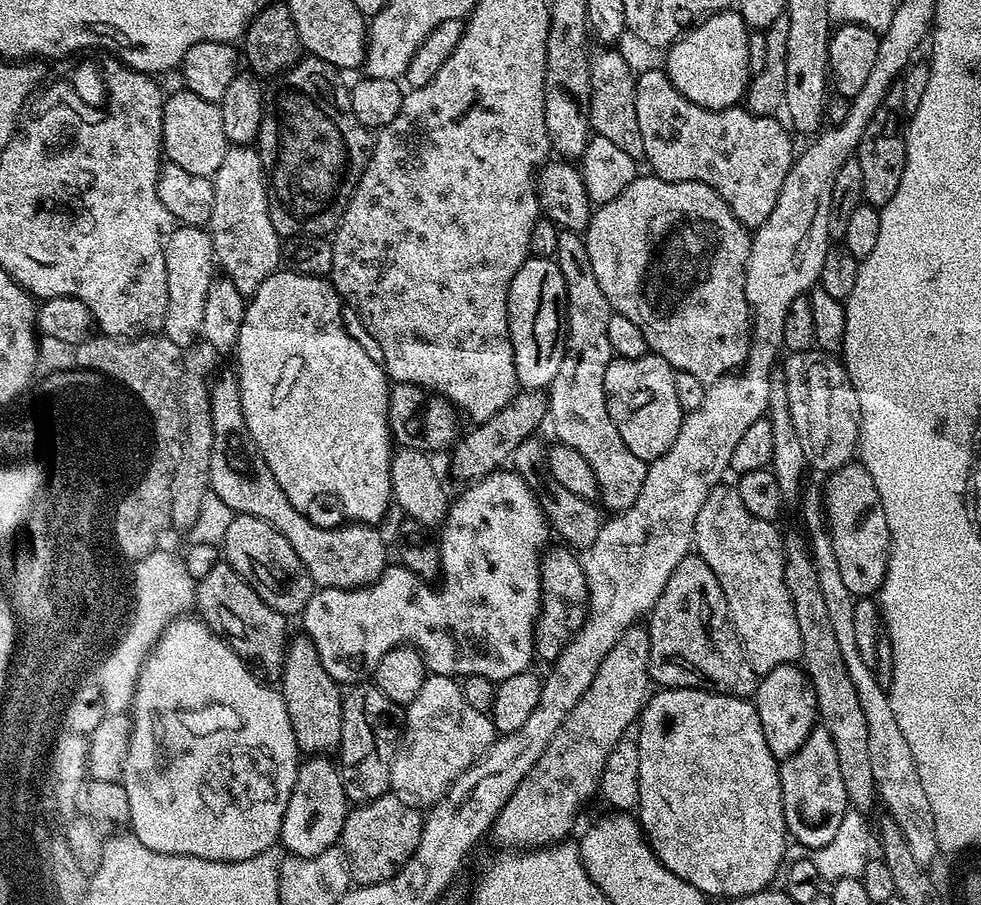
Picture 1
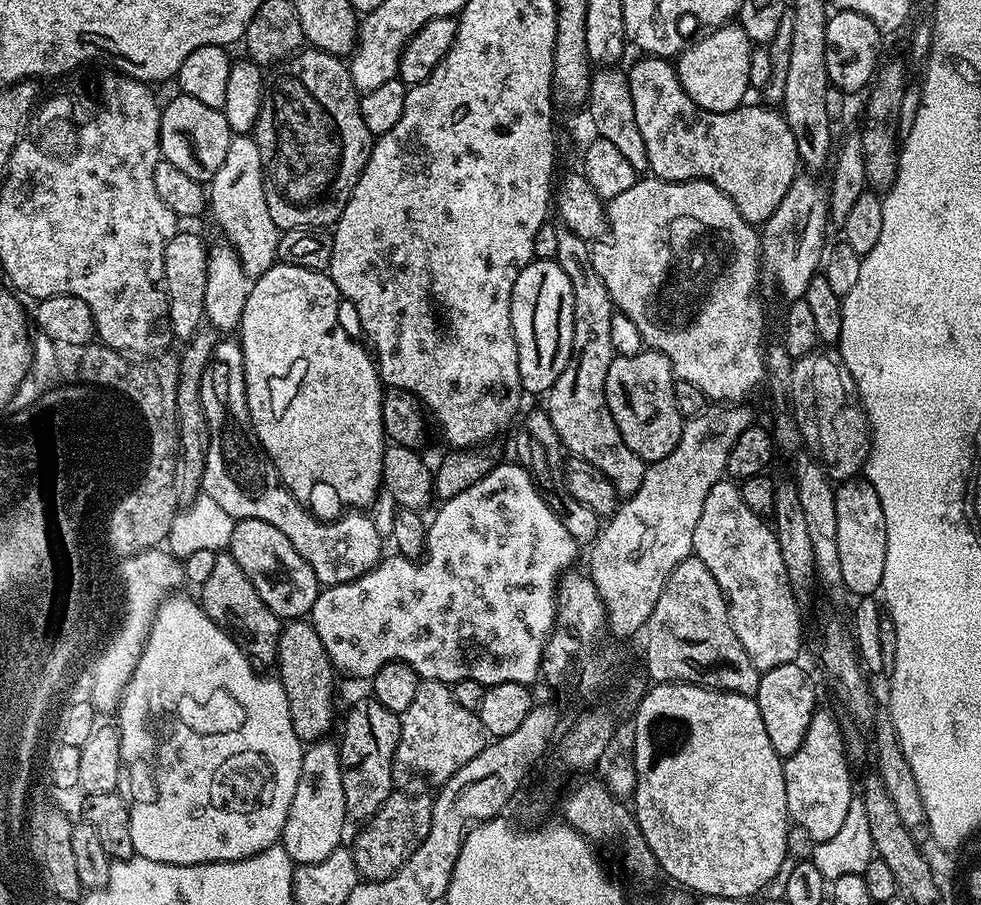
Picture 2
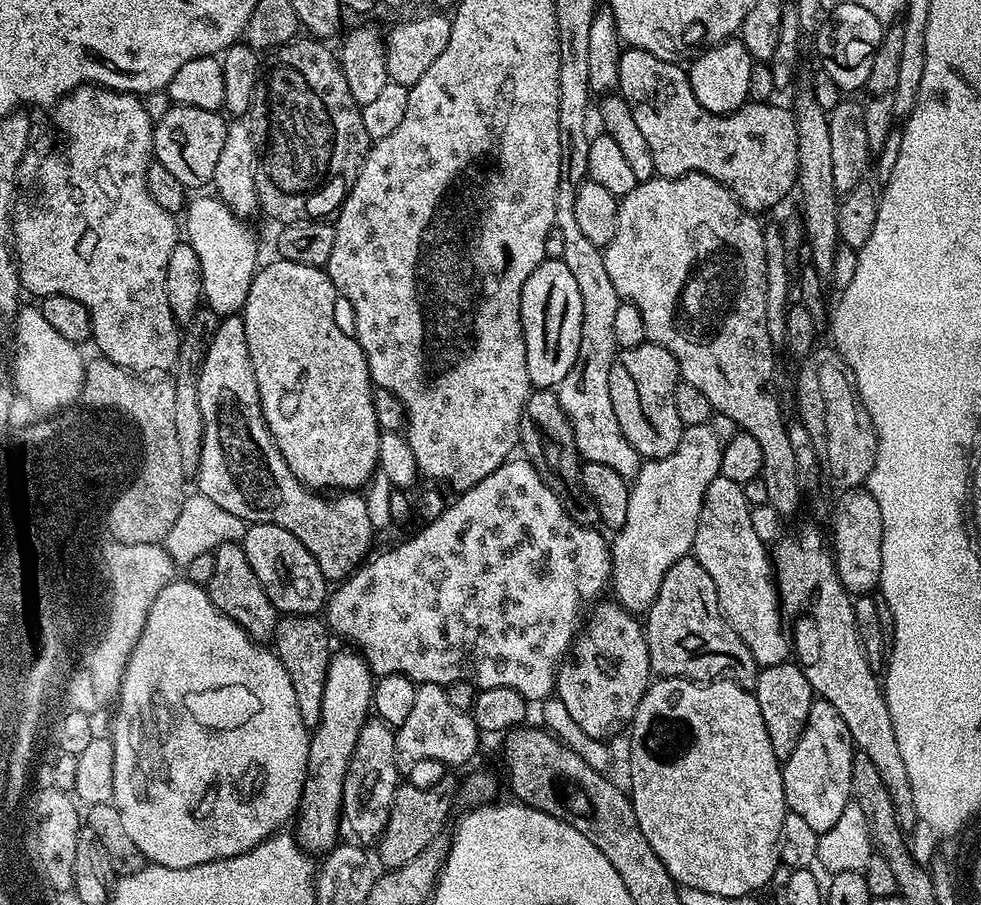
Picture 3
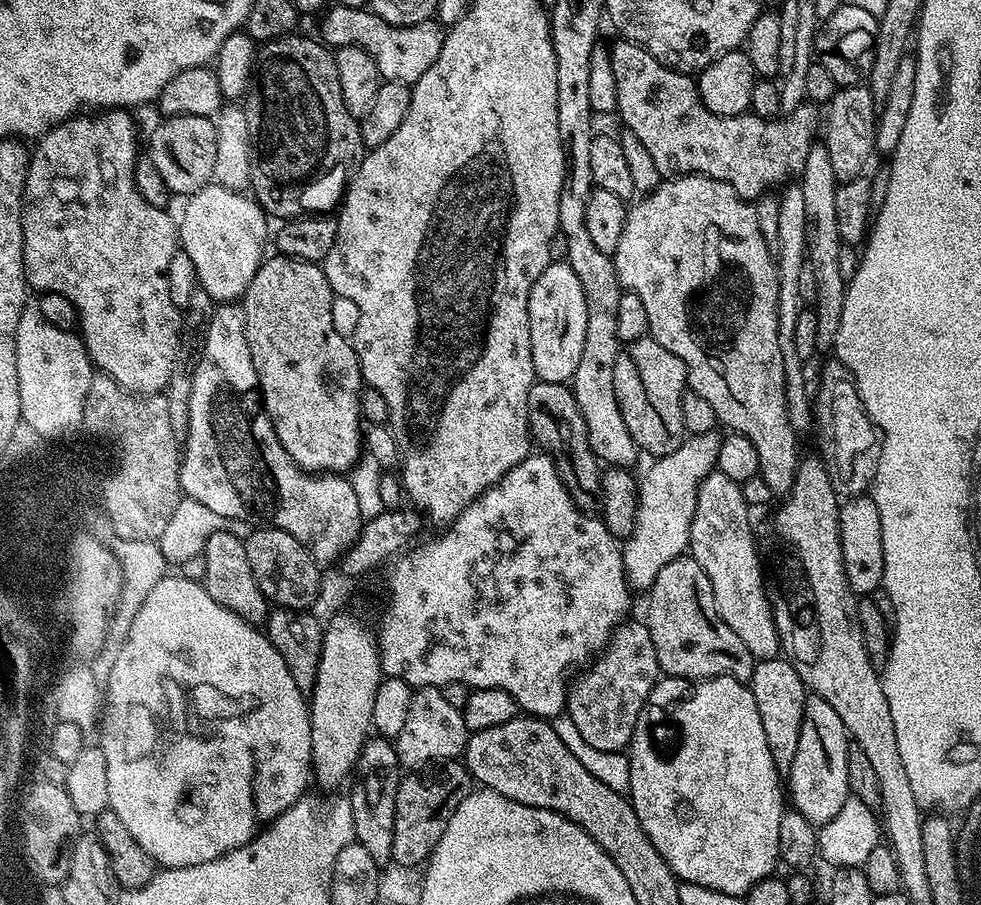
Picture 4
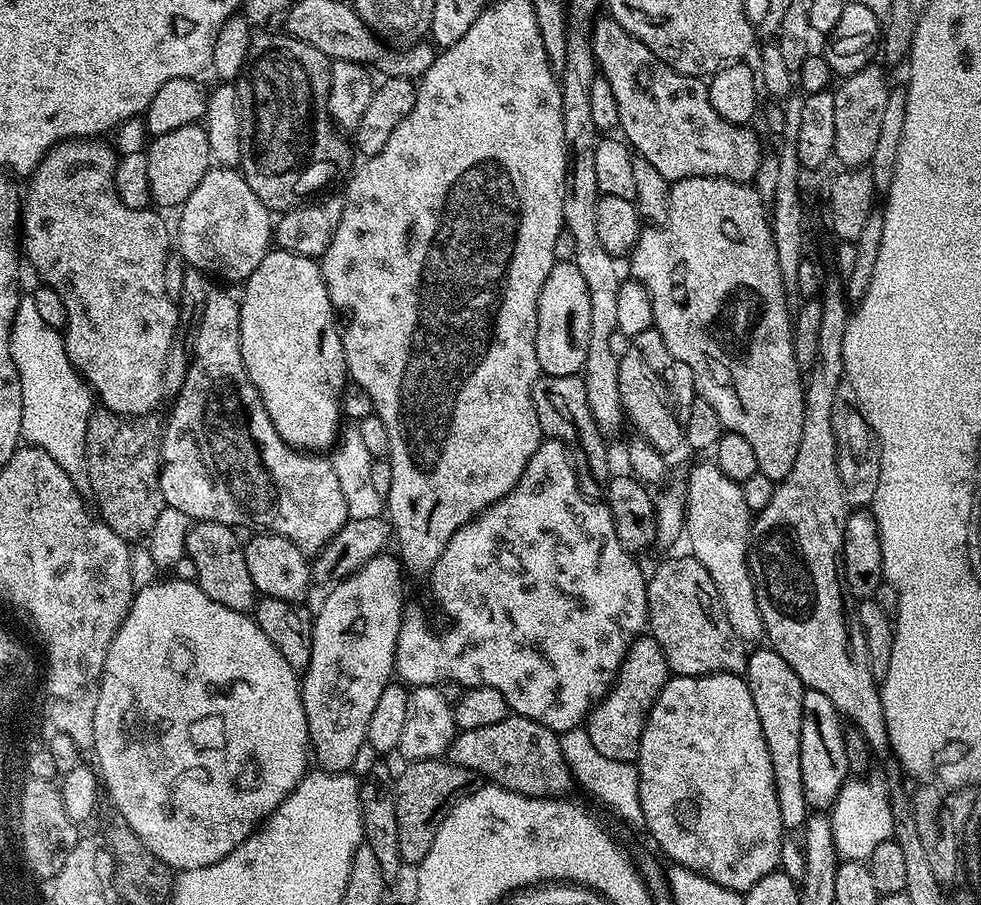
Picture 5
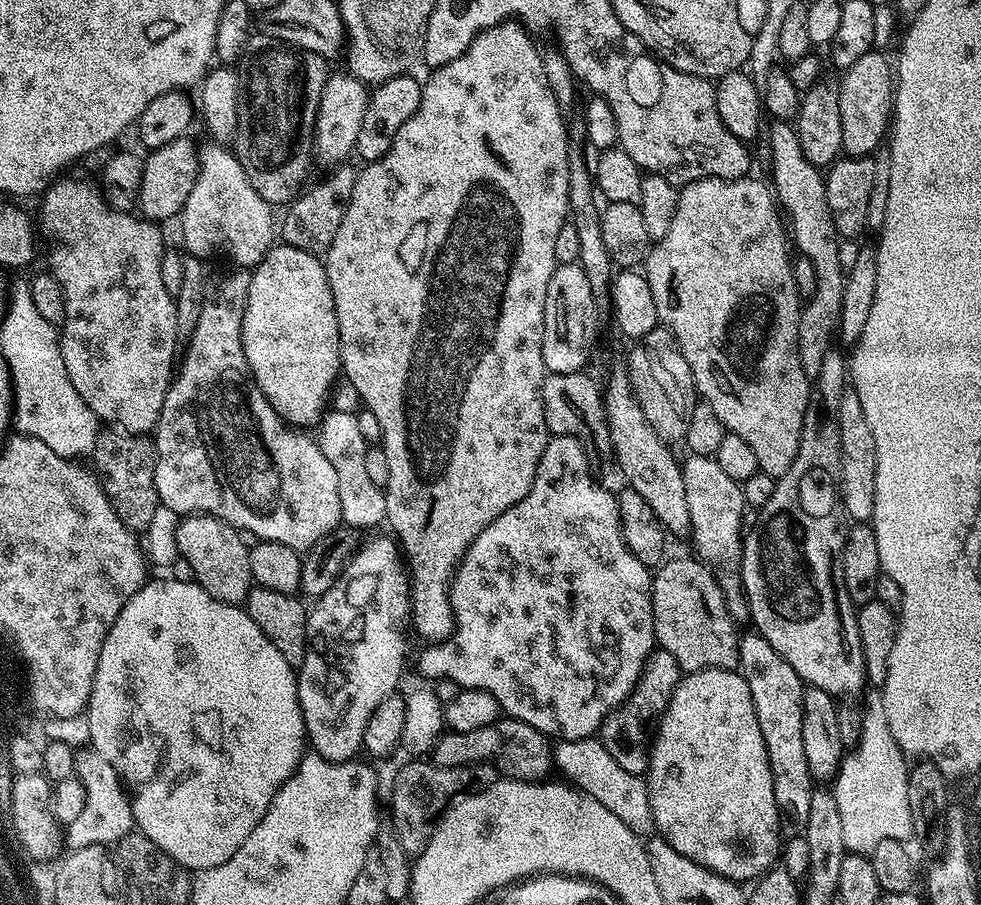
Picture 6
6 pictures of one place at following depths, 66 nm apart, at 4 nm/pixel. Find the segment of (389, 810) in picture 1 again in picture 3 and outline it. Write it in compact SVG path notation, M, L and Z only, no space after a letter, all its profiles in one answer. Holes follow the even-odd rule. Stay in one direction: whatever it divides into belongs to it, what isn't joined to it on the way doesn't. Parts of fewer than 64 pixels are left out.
M444 776L433 788L419 788L416 784L401 783L394 794L394 802L390 810L390 818L386 822L386 830L380 835L374 851L380 855L385 869L401 868L410 862L410 858L418 858L430 842L441 835L444 815L448 812L448 803L454 800L458 792L458 784L454 779Z

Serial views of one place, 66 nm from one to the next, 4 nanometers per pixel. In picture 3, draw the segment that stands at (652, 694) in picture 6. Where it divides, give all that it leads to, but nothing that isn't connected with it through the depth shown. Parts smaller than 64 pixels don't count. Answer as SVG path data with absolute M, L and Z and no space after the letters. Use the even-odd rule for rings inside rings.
M615 602L599 604L587 613L588 633L577 635L568 655L560 661L560 667L556 670L554 696L561 700L570 717L590 738L604 742L617 733L623 733L631 725L638 702L642 702L654 673L650 666L648 639L644 637L644 624L636 621L639 619L635 615Z

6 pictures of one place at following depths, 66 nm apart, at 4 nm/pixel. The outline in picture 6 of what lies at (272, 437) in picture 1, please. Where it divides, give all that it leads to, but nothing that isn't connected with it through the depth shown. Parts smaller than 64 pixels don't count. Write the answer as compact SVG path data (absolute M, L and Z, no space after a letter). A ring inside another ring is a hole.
M283 242L277 243L262 258L262 262L257 264L251 273L252 281L250 282L250 290L248 298L244 301L244 321L242 322L242 330L240 331L240 340L244 344L244 353L246 354L246 362L248 370L253 380L262 390L262 394L266 394L266 398L270 402L270 406L274 406L274 410L280 415L286 423L295 426L300 430L308 430L319 425L320 417L326 411L326 405L330 400L332 385L336 383L341 375L340 367L340 339L338 338L338 318L334 310L334 294L330 290L330 282L326 278L326 270L324 269L324 261L315 252L307 252L306 250L298 250L294 246Z

